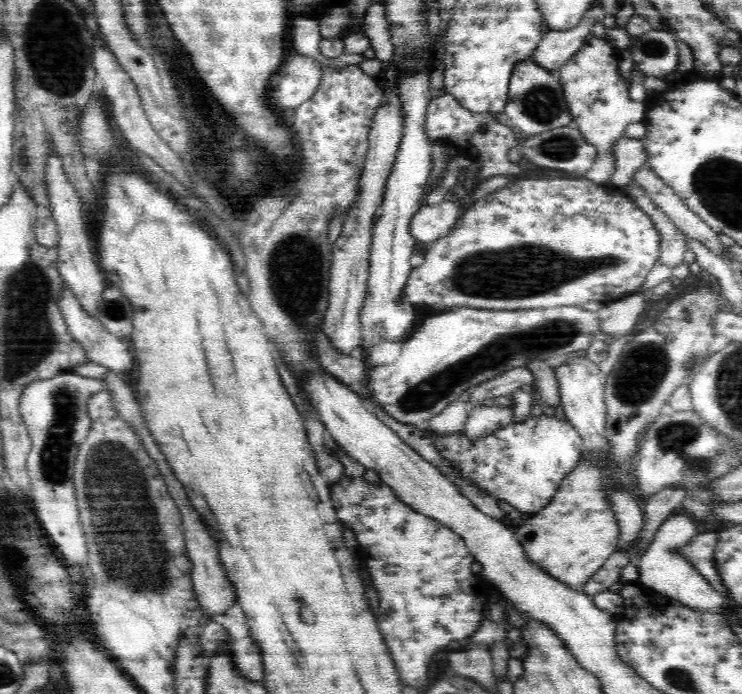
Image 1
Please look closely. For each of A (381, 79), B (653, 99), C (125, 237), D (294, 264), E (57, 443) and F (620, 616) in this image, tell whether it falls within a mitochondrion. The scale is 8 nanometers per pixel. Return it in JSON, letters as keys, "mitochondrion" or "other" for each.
{"A":"other","B":"other","C":"other","D":"mitochondrion","E":"mitochondrion","F":"other"}

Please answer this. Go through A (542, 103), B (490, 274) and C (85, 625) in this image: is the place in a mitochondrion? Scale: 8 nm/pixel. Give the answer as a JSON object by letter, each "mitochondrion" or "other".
{"A":"mitochondrion","B":"mitochondrion","C":"other"}

